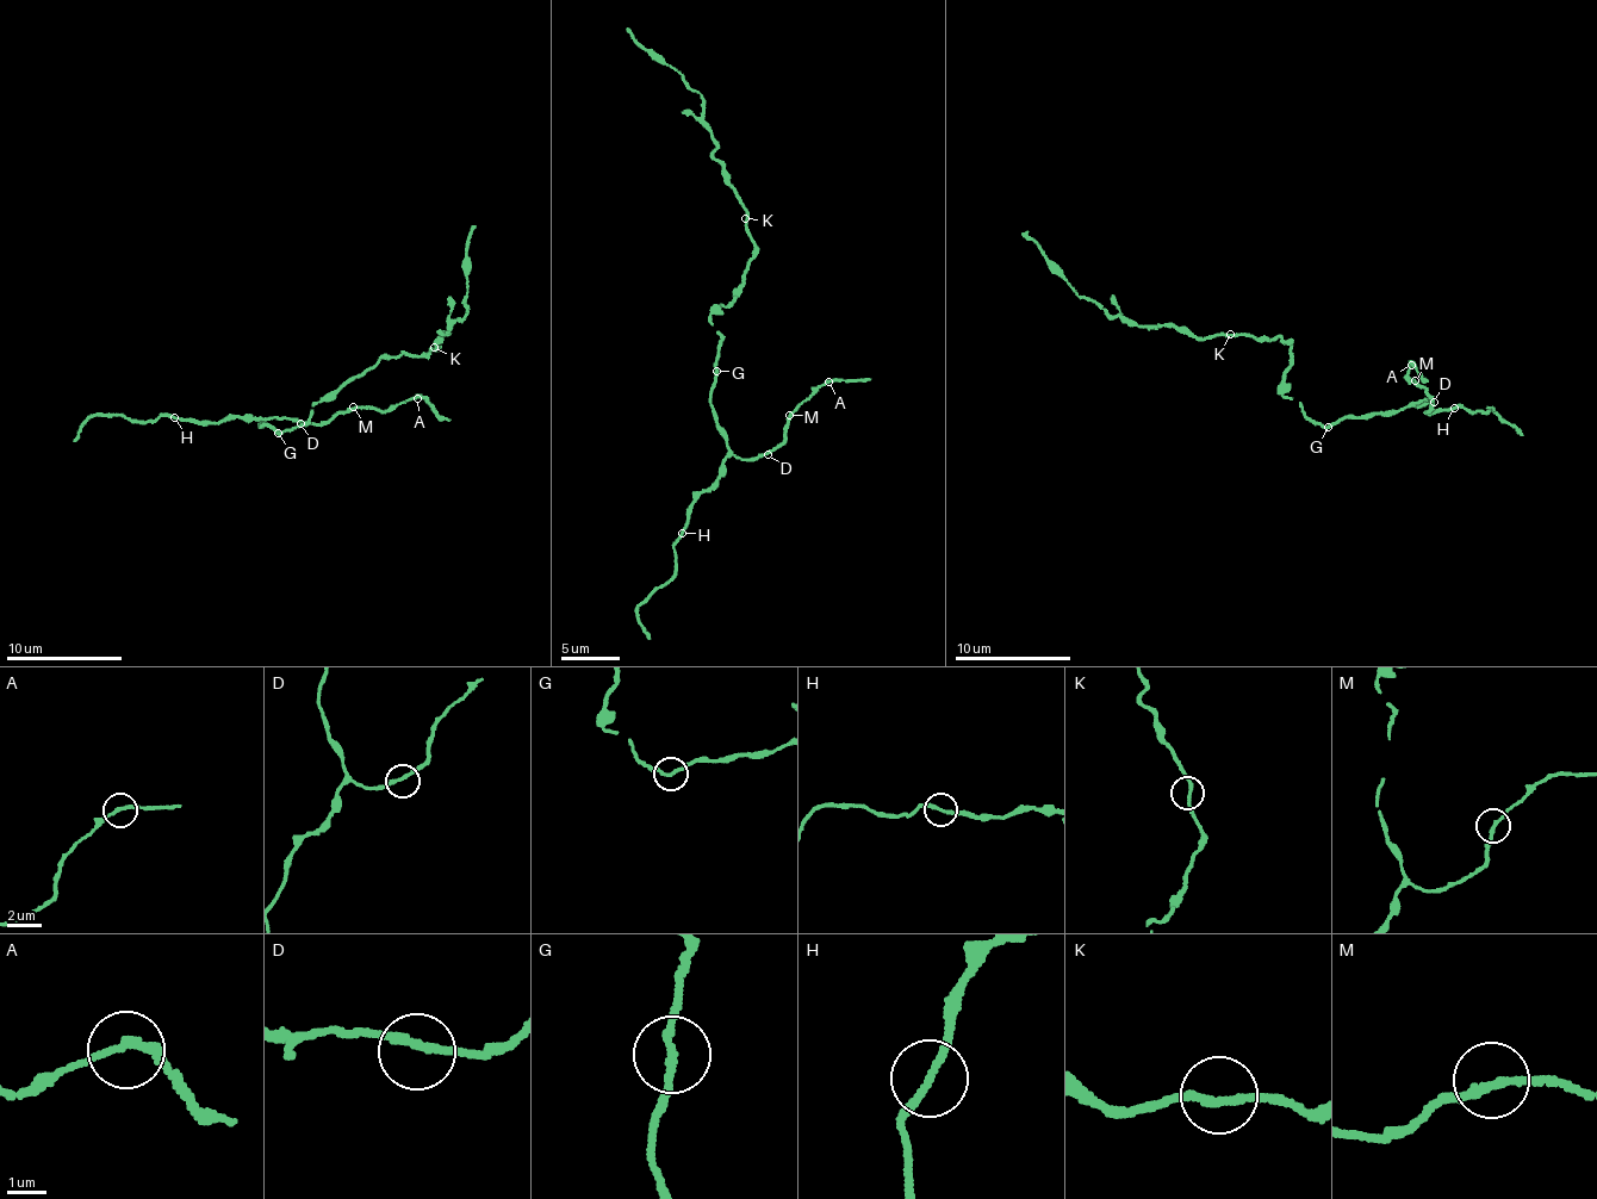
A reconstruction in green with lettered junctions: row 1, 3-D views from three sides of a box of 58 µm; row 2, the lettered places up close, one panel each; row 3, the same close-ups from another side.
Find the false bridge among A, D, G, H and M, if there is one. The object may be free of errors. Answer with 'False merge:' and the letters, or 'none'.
False merge: none

